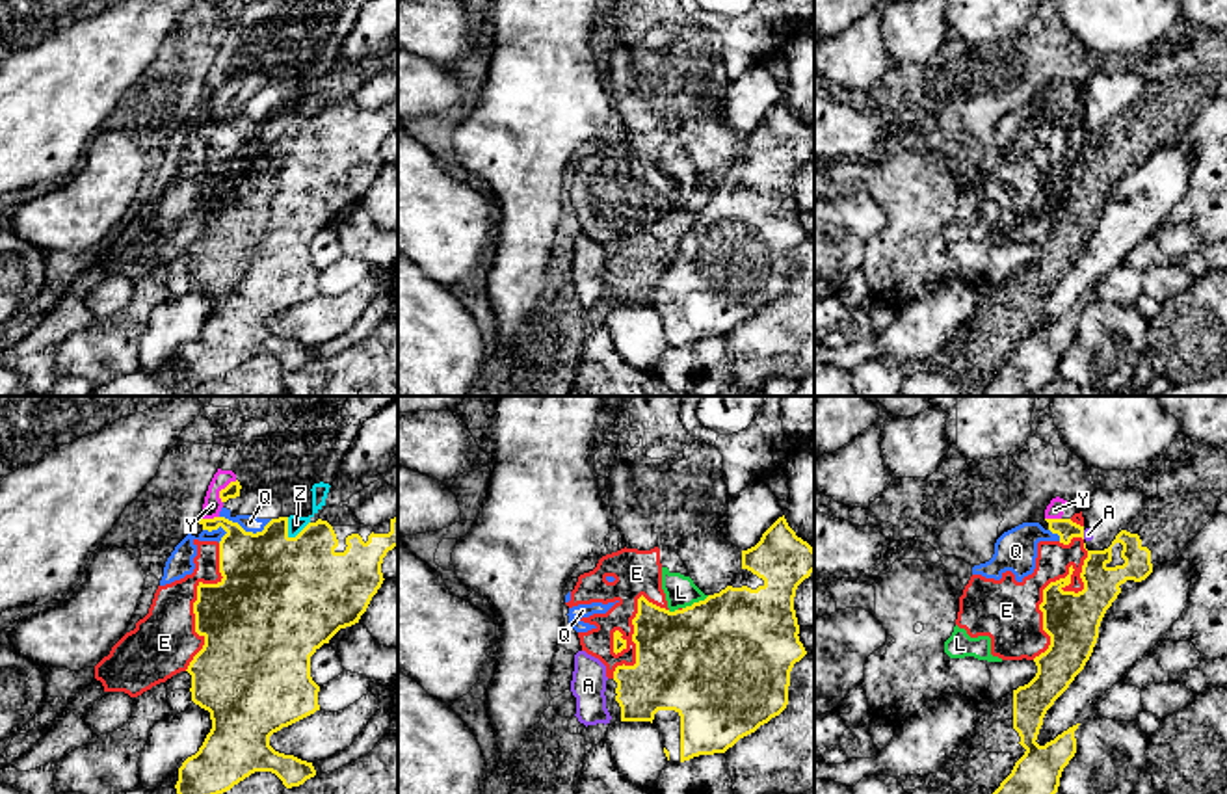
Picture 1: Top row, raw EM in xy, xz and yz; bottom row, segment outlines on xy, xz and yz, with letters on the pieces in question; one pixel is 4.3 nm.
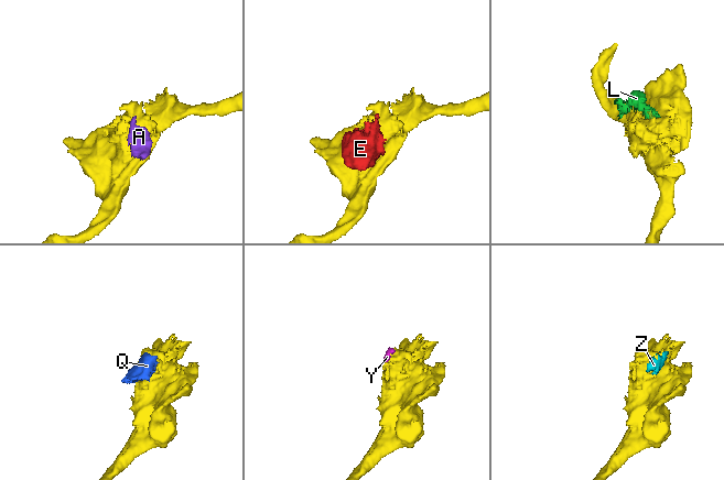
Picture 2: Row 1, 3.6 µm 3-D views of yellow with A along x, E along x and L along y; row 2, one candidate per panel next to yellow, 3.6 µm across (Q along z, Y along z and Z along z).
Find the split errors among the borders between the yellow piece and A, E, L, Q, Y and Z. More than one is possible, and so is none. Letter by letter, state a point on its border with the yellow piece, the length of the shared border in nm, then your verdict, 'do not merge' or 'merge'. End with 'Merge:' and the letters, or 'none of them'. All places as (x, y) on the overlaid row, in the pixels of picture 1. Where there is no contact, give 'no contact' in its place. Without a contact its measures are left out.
A: contact yz (1082, 534); length 40 nm; do not merge
E: contact yz (1056, 581); length 550 nm; do not merge
L: contact xz (696, 603); length 130 nm; do not merge
Q: contact xy (244, 530); length 240 nm; do not merge
Y: contact xy (222, 489); length 120 nm; do not merge
Z: contact xy (300, 532); length 120 nm; do not merge
Merge: none of them

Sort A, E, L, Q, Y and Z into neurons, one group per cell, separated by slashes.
A / E L Q Y Z

